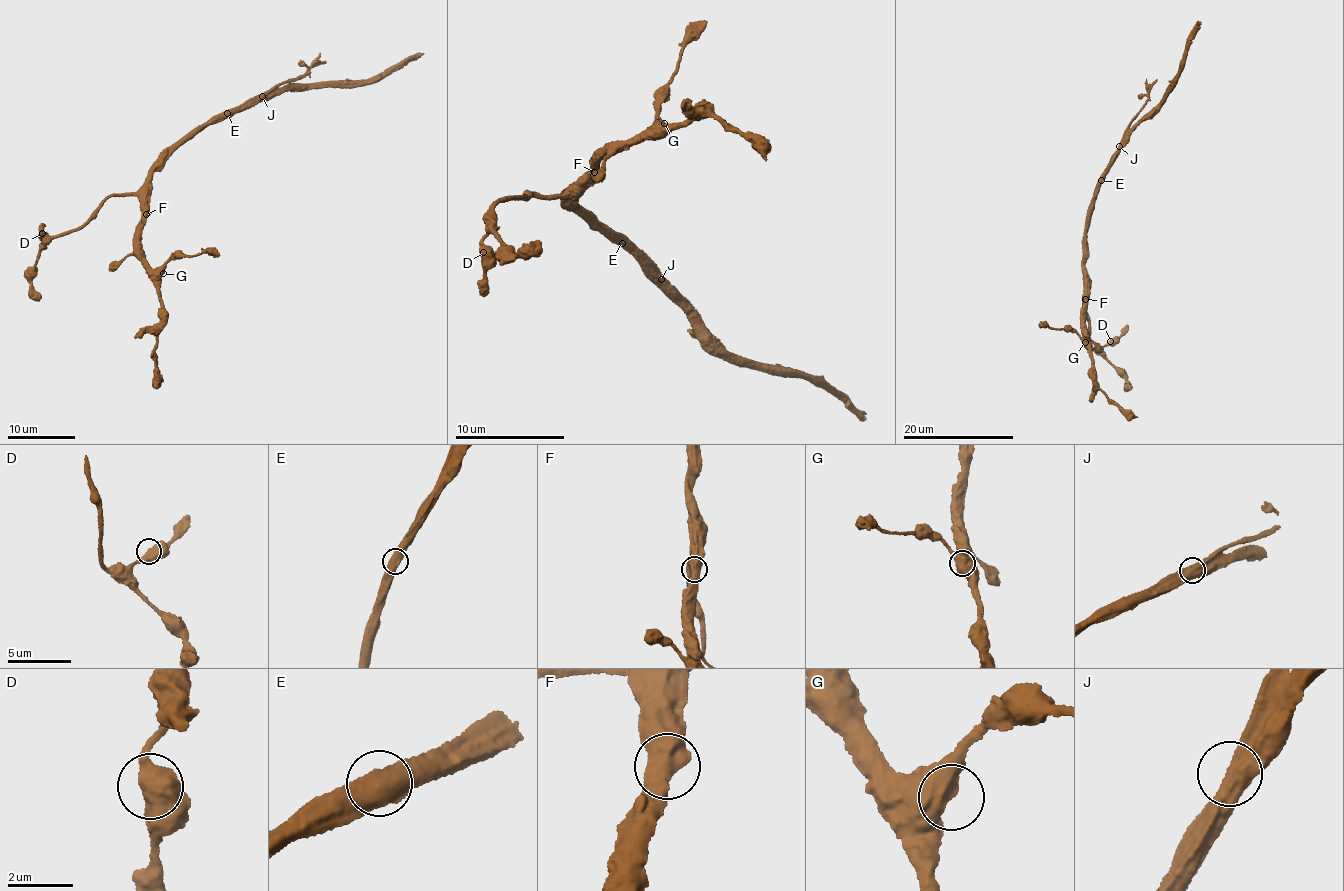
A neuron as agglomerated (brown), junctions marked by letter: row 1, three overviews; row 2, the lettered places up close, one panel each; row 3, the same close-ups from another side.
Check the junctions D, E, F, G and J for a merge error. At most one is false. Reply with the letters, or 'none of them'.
J

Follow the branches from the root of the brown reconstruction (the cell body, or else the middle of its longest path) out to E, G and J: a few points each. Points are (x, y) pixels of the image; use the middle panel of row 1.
E: (597, 222), (622, 243)
G: (597, 222), (572, 196), (566, 195), (600, 167), (597, 158), (619, 141), (641, 137), (664, 123)
J: (597, 222), (619, 242), (648, 259), (662, 279)

